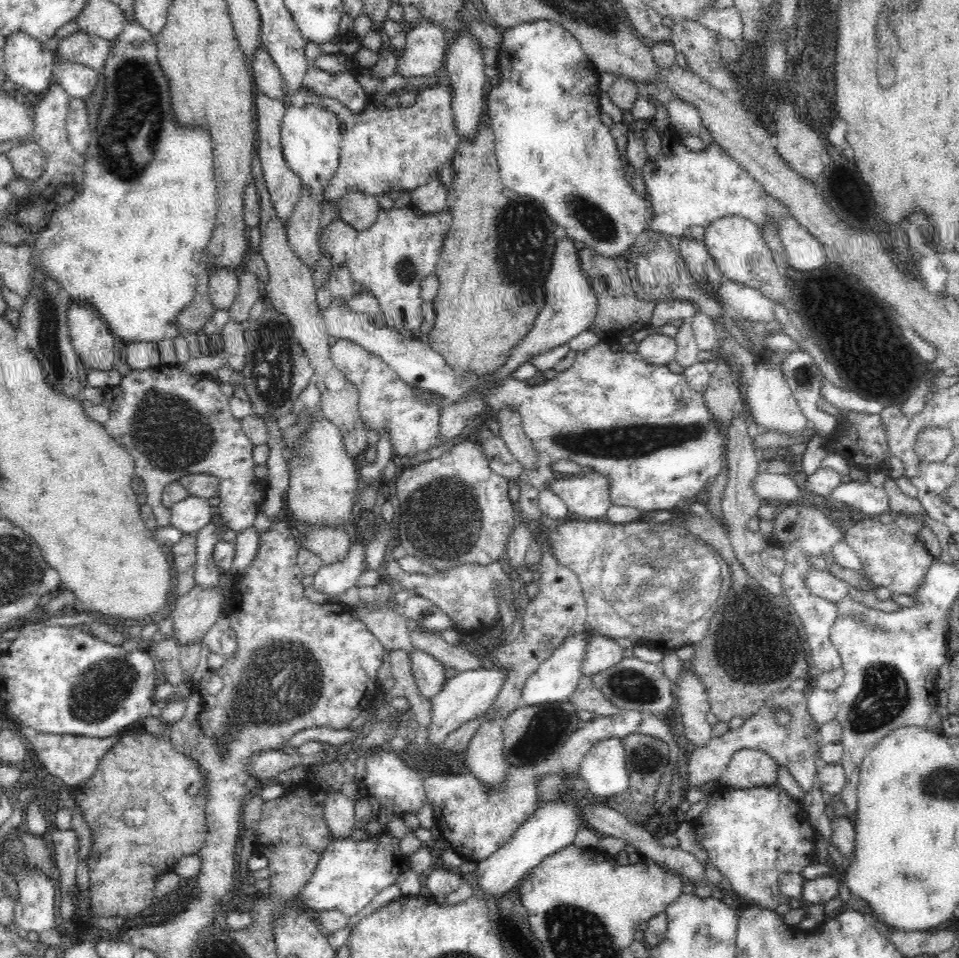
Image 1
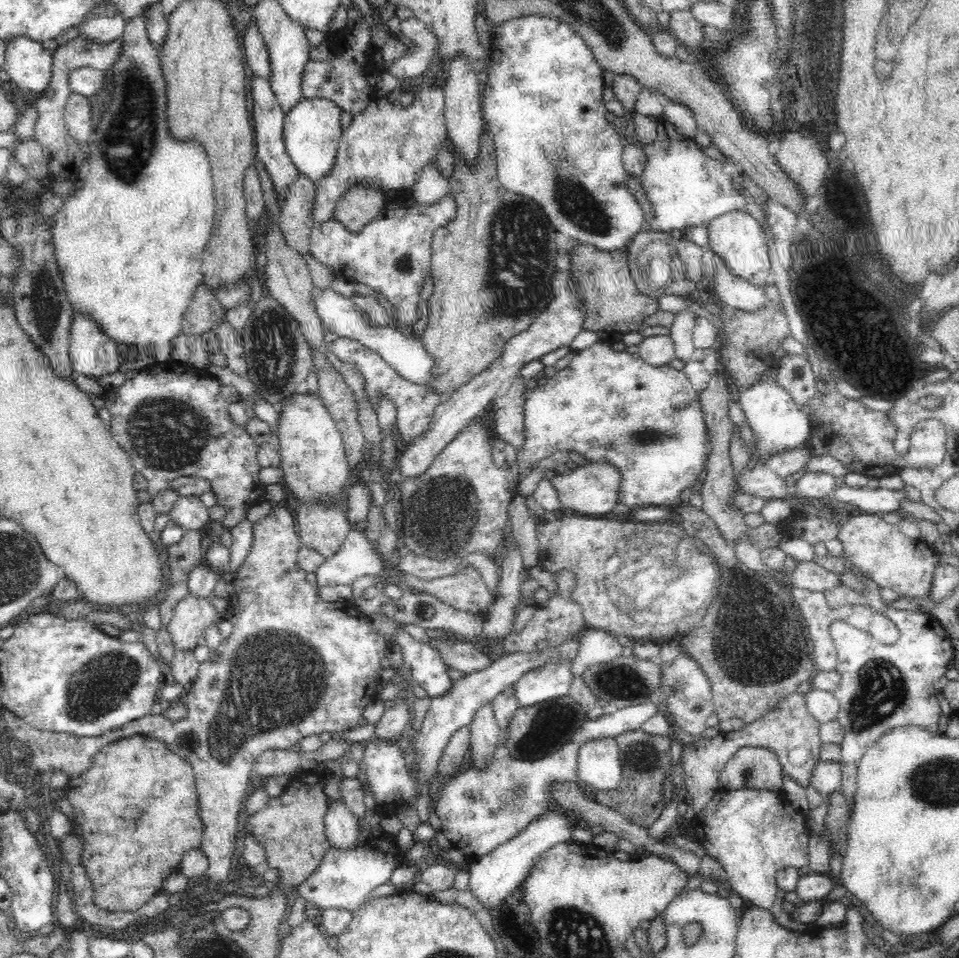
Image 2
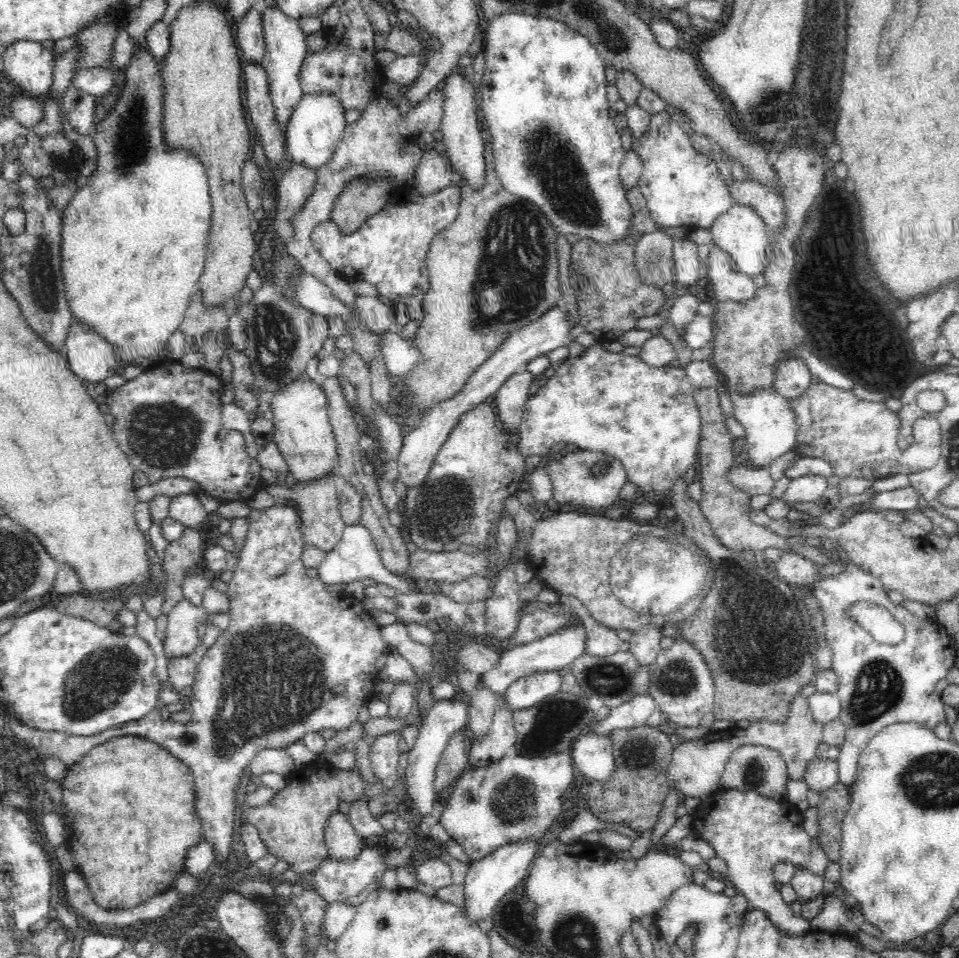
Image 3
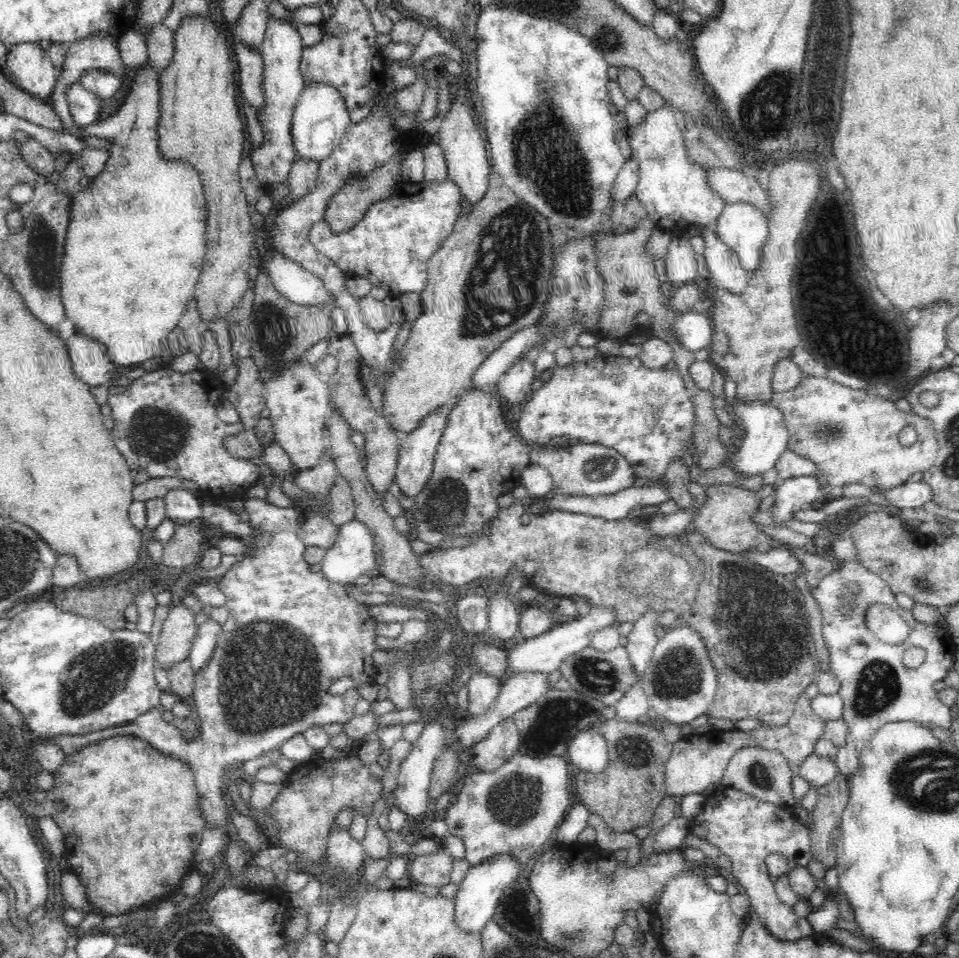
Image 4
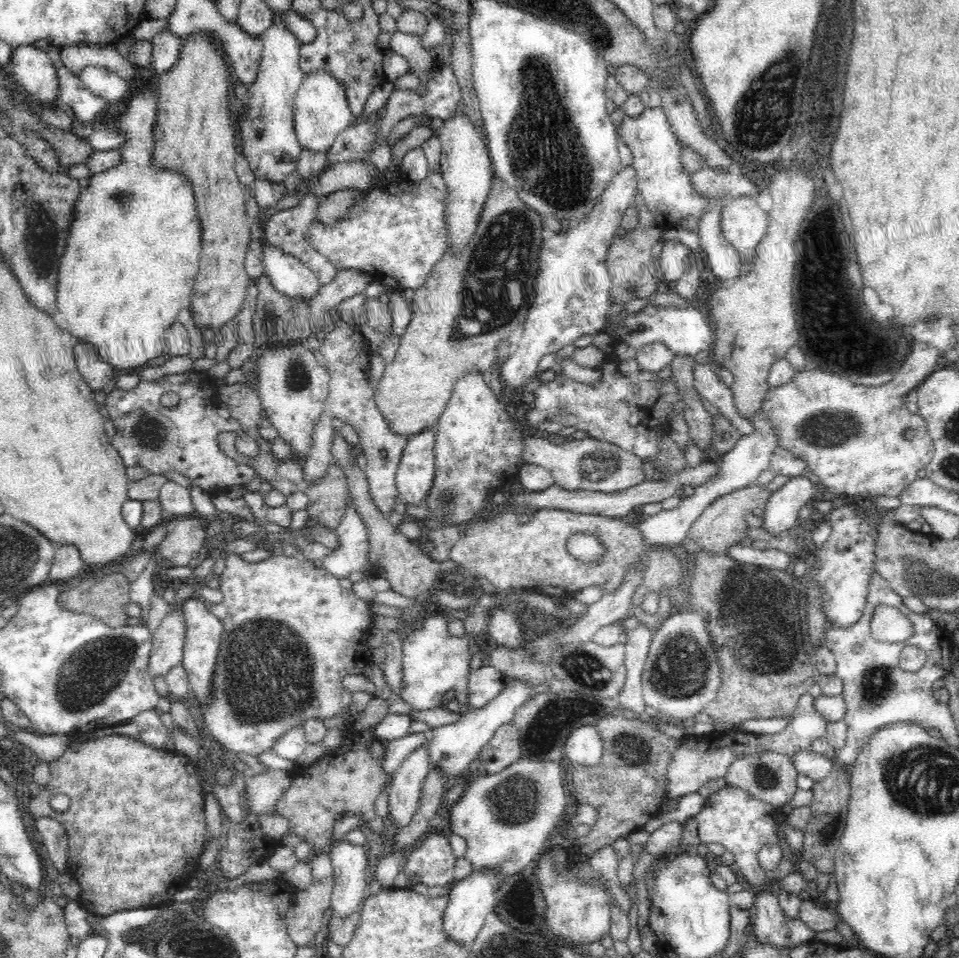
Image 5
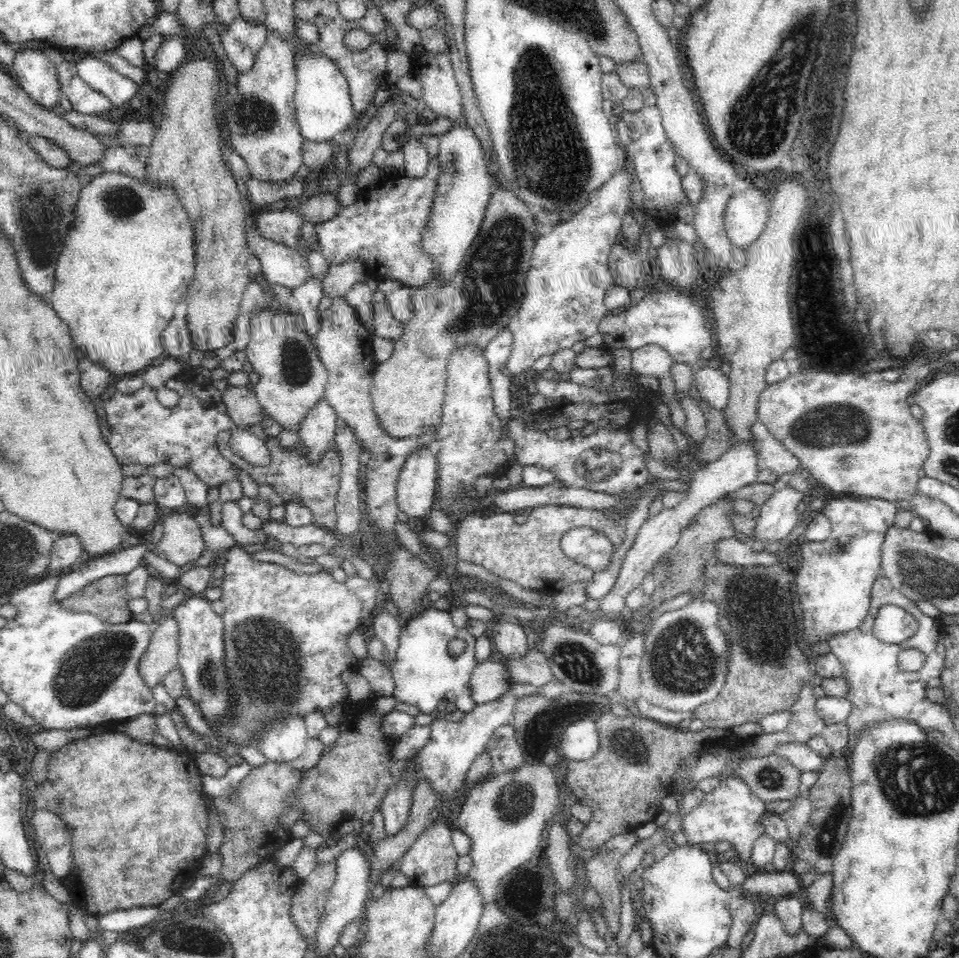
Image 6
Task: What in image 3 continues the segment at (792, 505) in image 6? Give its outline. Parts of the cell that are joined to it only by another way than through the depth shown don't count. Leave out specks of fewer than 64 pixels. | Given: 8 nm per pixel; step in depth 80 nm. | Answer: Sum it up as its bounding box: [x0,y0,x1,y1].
[782,476,828,506]

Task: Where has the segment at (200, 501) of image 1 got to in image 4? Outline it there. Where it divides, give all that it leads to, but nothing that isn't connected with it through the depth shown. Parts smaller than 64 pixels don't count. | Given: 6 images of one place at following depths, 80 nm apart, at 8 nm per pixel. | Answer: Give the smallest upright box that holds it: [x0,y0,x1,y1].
[164,488,202,524]

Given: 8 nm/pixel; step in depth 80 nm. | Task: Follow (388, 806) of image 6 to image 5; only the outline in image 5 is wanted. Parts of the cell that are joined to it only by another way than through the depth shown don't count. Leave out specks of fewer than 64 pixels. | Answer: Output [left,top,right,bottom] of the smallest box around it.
[386,742,431,830]

